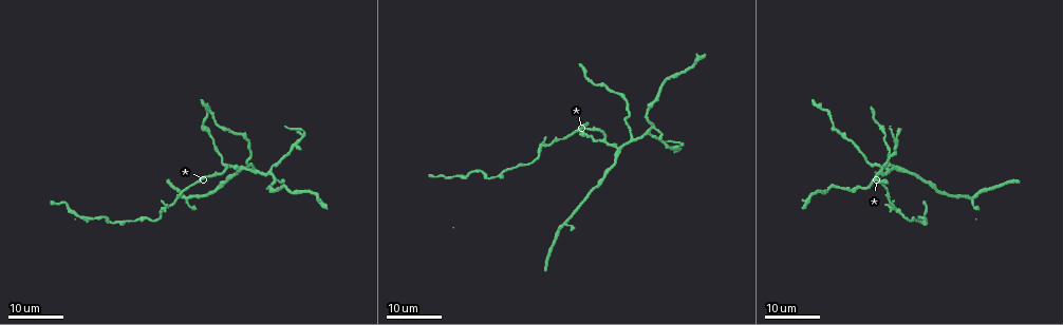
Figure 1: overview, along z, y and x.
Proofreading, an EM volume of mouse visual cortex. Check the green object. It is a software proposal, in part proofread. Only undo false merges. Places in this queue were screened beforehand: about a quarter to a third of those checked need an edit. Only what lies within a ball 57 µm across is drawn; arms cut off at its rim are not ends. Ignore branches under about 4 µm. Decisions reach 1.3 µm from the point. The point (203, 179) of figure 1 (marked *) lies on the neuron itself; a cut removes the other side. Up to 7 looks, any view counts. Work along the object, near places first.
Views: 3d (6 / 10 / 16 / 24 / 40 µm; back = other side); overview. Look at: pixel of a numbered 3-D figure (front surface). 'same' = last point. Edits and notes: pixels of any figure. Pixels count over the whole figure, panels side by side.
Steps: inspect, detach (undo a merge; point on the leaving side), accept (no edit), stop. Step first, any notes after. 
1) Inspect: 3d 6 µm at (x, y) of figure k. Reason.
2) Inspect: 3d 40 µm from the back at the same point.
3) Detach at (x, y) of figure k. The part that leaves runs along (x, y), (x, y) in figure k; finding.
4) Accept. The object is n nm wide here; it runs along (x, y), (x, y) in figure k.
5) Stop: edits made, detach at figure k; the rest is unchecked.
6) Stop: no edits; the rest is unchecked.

Inspect: 3d 24 µm at (159, 211) of figure 1. Thick turns thin.

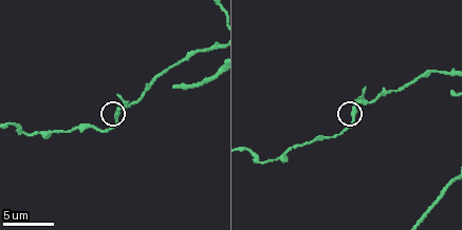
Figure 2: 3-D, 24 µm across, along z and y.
Inspect: 3d 6 µm at (118, 117) of figure 2.

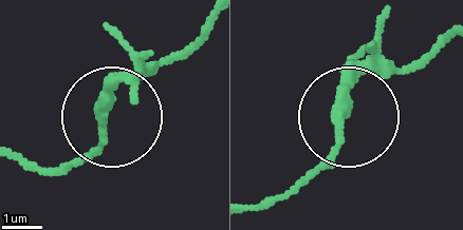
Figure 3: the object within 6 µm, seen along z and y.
Accept. It runs along (446, 34), (355, 83), (308, 181) in figure 3; one neuron here.

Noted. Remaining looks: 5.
Inspect: 3d 16 µm at (420, 75) of figure 2. Sudden change in width.

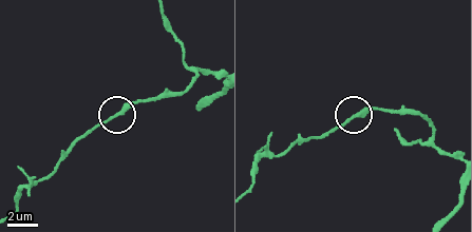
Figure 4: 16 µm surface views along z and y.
Accept. Continuous, no second neuron.

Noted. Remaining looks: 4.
Inspect: 3d 24 µm at (255, 168) of figure 1. Four or more arms meet.

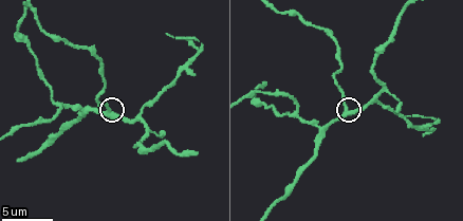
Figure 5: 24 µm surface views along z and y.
Inspect: 3d 6 µm at (109, 110) of figure 5.

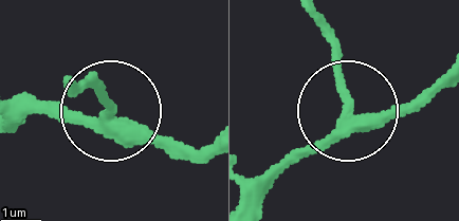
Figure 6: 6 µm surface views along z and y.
Accept. 4 arms meet here; it runs along (254, 179), (314, 148), (338, 118), (345, 98), (325, 20) in figure 6; one neuron here.

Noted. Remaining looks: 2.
Stop: no edits; the rest is unchecked.

